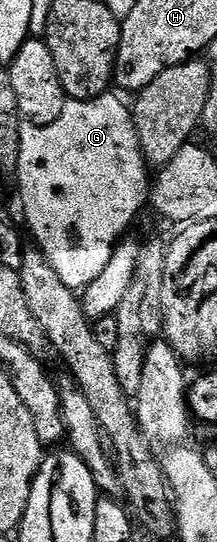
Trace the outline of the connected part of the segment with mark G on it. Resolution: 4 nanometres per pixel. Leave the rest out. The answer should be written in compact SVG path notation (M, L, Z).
M108 93L97 97L96 99L85 99L82 101L71 101L68 102L64 113L61 114L61 117L58 117L57 121L54 121L53 124L45 125L44 127L39 127L37 124L31 122L24 122L21 126L21 149L19 150L19 165L17 168L17 176L19 175L19 195L23 198L23 211L27 214L27 227L29 230L35 234L34 242L37 244L40 251L42 251L43 256L49 261L49 265L53 265L53 269L57 269L57 277L61 277L61 281L65 281L65 285L69 285L69 289L73 292L79 293L82 292L87 286L93 281L97 281L97 277L101 277L101 273L105 273L105 265L109 265L109 257L113 257L117 244L124 238L123 235L127 231L127 226L135 219L135 214L143 207L143 202L146 204L149 199L149 181L147 185L147 169L149 170L149 163L146 158L144 158L142 145L139 144L139 135L138 129L135 128L135 119L132 115L132 108L130 106L122 103L121 100L115 96L115 93Z

